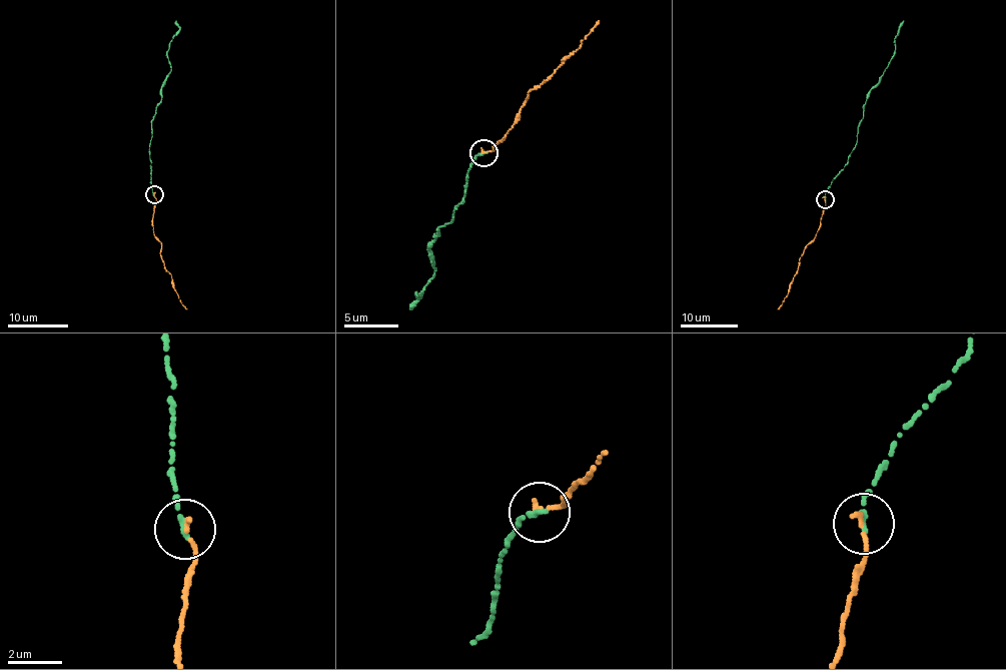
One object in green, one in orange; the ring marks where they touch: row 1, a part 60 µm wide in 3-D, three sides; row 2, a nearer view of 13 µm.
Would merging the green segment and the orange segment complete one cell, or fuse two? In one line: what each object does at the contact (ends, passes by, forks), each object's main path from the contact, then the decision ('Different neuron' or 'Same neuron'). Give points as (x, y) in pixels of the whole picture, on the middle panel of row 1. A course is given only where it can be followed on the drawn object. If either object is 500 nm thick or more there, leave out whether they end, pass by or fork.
At the ring green ends. At the ring orange ends. Course of green: (483, 152), (469, 166), (452, 220), (427, 241), (435, 274), (409, 308). Course of orange: (483, 152), (494, 150), (504, 140), (532, 88), (572, 55), (598, 21). Same neuron

